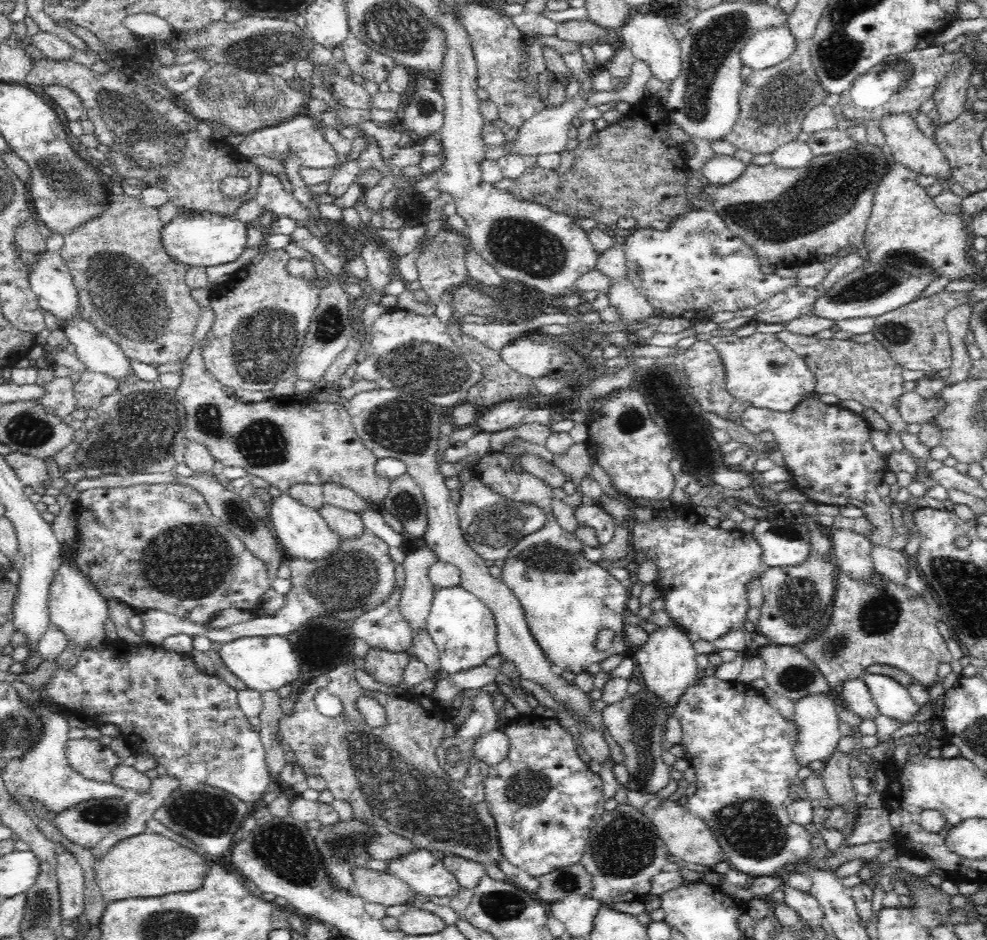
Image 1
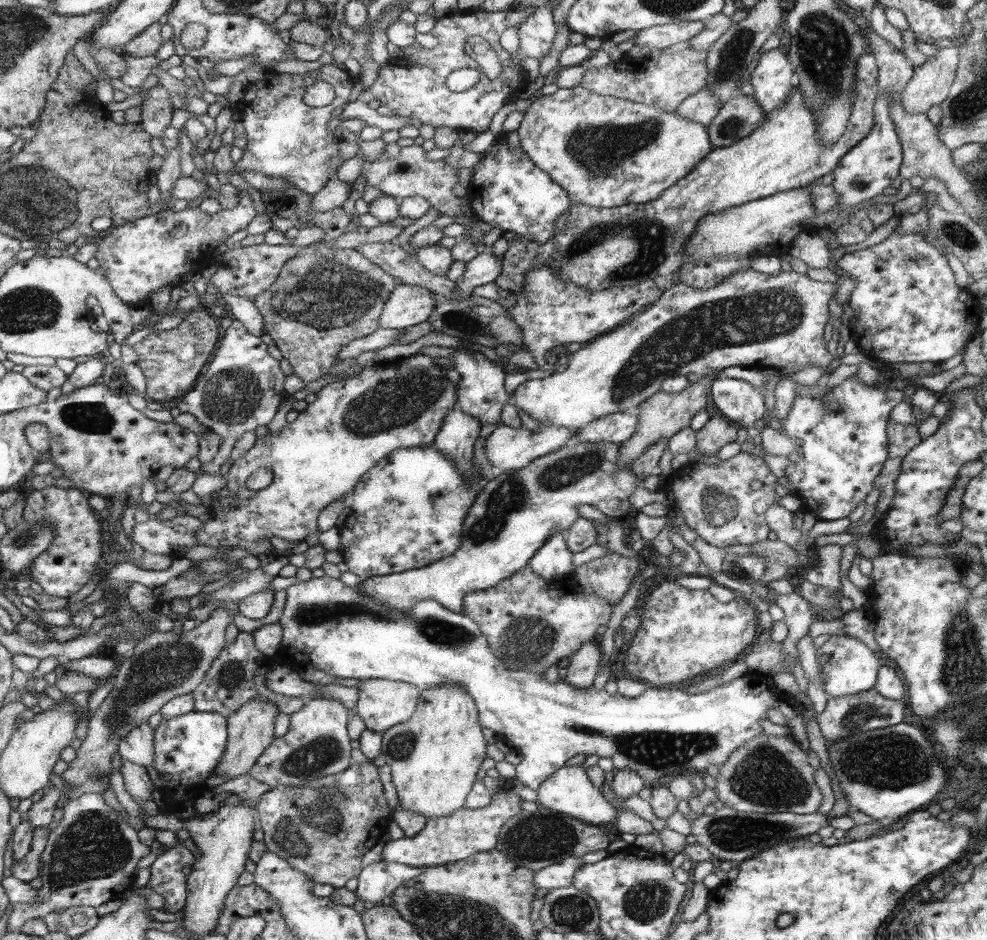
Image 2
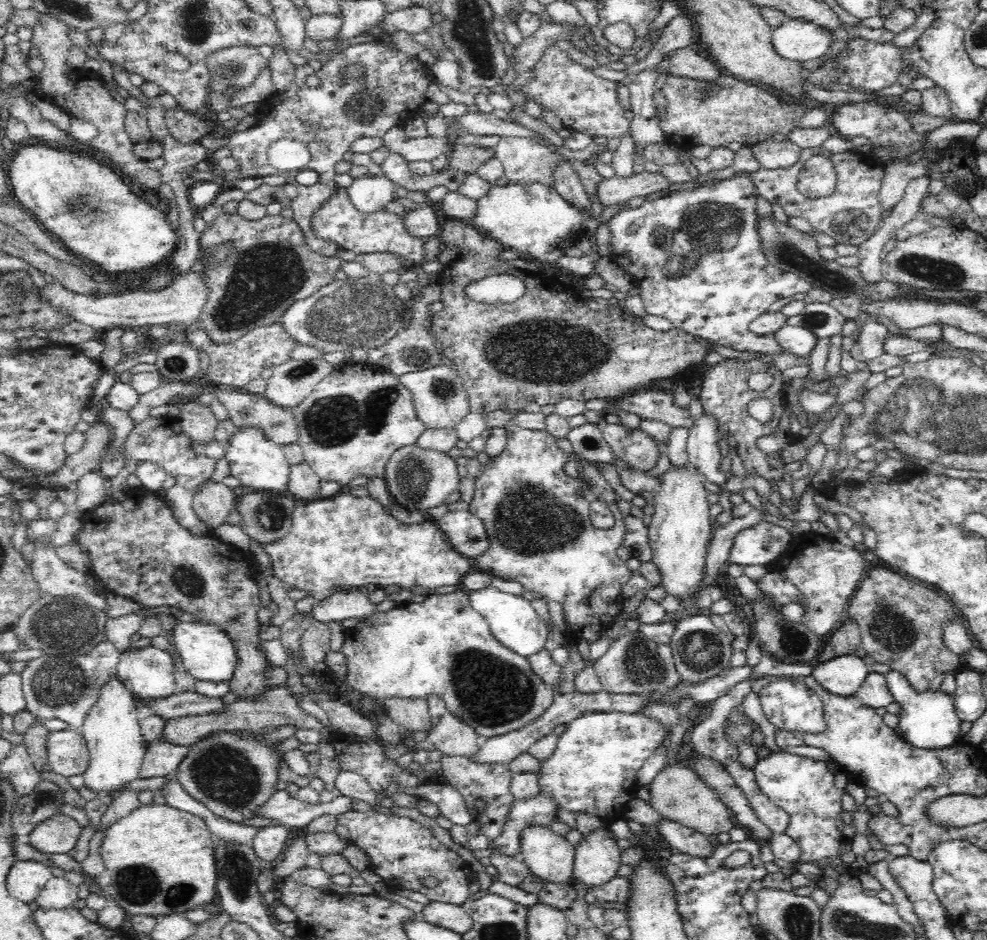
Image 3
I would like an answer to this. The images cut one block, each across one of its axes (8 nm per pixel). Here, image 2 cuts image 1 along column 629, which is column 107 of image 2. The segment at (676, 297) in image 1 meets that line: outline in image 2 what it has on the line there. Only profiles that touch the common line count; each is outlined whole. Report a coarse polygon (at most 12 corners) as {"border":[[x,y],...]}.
{"border":[[254,202],[159,211],[111,230],[96,259],[119,300],[215,264]]}

